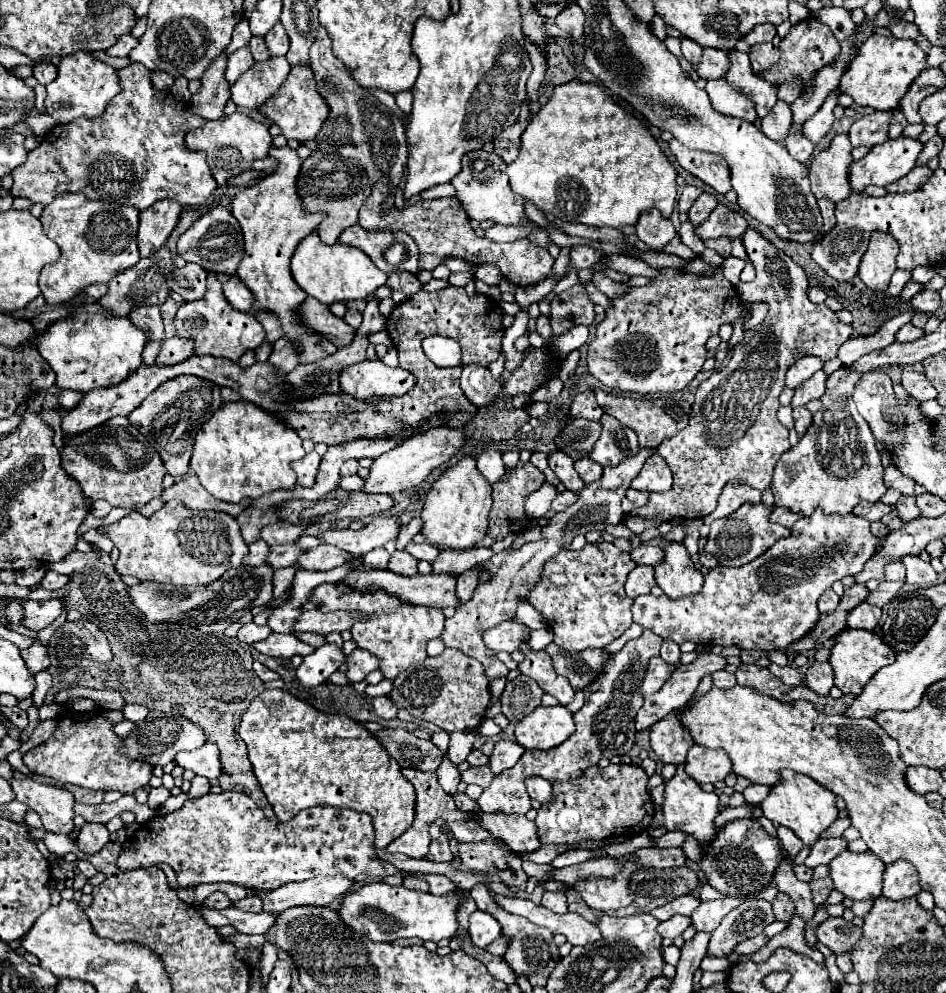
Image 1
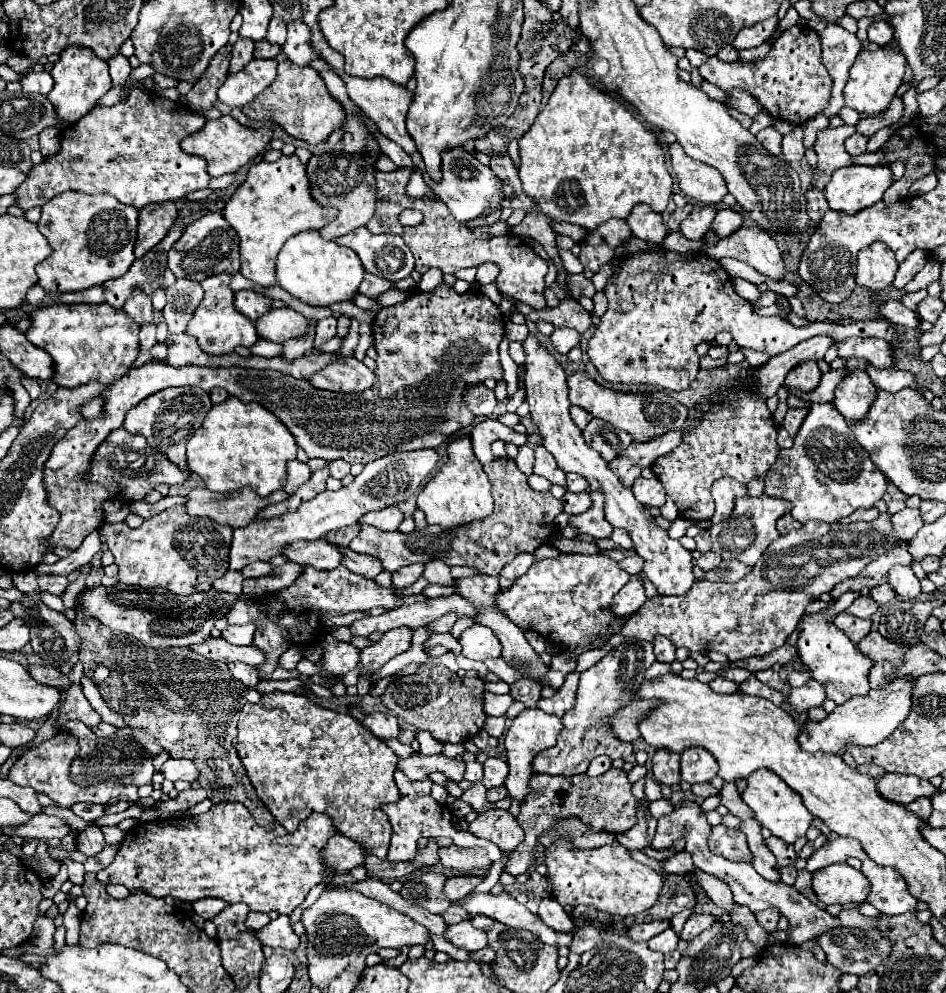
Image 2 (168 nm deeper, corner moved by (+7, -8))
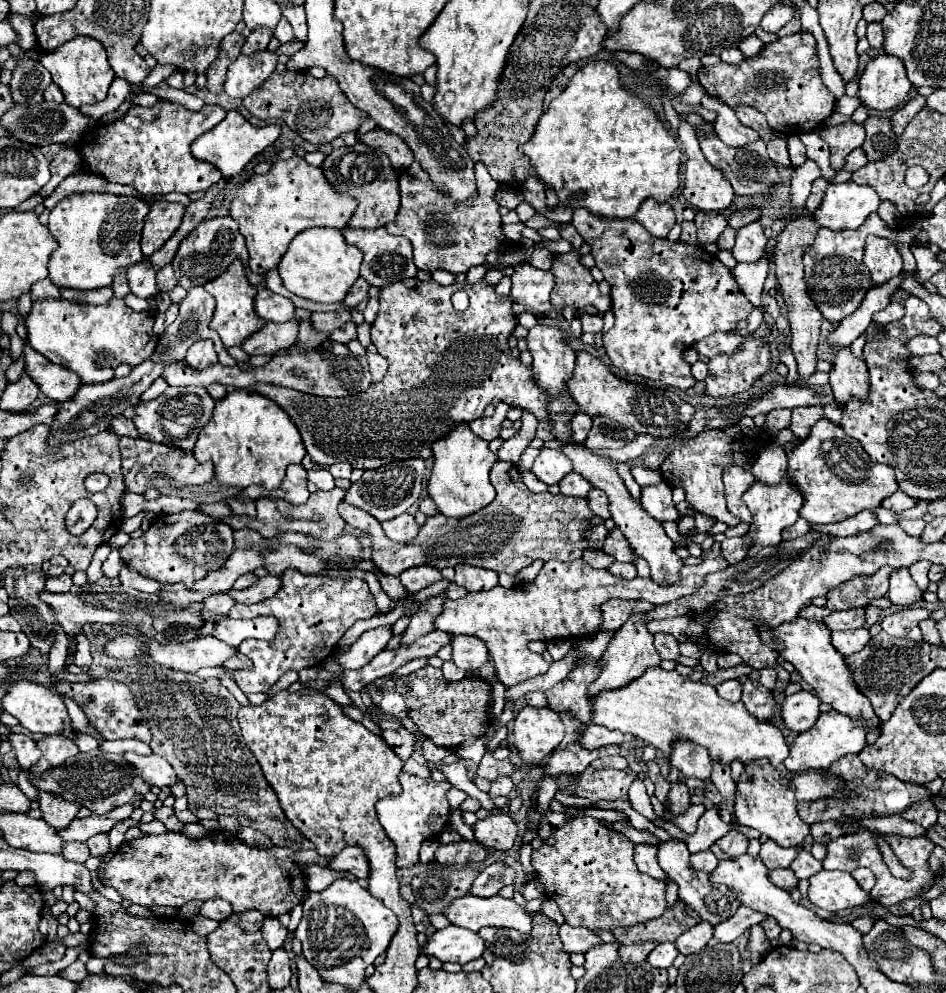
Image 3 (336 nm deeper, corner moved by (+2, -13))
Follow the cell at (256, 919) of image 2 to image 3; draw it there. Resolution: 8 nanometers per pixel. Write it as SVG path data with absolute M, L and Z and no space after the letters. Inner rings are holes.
M265 918L263 922L263 938L269 944L271 950L277 950L283 946L283 940L287 938L287 928L279 924L277 918Z

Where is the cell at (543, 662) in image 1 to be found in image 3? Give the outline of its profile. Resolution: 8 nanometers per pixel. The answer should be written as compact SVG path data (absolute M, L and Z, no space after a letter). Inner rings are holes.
M457 564L453 582L467 590L487 590L497 584L497 572L475 568L469 564Z

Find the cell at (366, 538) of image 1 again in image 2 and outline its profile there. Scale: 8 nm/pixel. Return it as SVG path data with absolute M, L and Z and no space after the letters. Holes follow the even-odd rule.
M324 539L290 543L288 547L284 547L282 553L288 557L288 561L312 565L316 569L334 569L342 565L342 559L344 559L344 553L340 551L340 547Z

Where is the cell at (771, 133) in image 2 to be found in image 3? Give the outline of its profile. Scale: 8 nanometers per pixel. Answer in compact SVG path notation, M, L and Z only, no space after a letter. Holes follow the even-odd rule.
M775 138L767 144L767 152L769 152L769 158L779 164L779 166L791 166L789 162L789 154L787 154L787 142L781 140L781 138Z

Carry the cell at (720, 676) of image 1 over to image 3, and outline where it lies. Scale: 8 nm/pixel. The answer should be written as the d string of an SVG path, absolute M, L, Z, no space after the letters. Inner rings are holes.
M727 680L727 682L717 686L717 694L721 698L731 700L731 702L739 702L741 700L741 682L739 680Z

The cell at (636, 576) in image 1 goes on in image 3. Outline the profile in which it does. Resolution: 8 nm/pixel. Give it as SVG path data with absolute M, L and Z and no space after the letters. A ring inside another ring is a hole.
M609 600L603 604L603 624L599 630L617 632L633 612L651 612L655 606L645 600Z

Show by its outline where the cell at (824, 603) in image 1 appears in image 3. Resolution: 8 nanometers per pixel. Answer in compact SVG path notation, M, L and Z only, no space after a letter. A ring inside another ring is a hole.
M807 606L799 612L799 618L805 618L805 620L815 620L815 622L821 622L825 616L829 616L831 612L827 608L819 608L819 606Z

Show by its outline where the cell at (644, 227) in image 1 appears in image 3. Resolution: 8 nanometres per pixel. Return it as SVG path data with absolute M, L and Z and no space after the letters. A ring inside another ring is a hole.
M647 198L641 204L639 212L635 214L635 220L643 224L653 236L659 236L659 238L665 238L673 228L673 224L677 222L673 208L667 202L657 202L651 198Z

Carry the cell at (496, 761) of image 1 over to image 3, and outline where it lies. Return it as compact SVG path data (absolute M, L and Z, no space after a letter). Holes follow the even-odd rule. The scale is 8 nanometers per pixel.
M501 776L495 782L491 782L489 796L493 796L493 798L497 798L497 796L509 796L511 792L513 792L513 780L511 778Z

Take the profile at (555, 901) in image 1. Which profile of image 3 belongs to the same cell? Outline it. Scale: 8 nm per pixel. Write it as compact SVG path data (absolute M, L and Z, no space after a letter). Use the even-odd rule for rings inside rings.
M563 924L559 928L559 936L567 952L579 952L579 954L585 954L589 948L595 948L603 942L595 932L587 928L573 928L569 924Z

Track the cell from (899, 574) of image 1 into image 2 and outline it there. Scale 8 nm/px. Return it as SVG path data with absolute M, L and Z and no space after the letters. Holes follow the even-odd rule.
M882 583L882 585L872 587L872 589L870 589L870 595L872 595L880 605L884 605L884 603L888 603L890 599L896 597L896 595L894 595L894 589L892 589L888 583Z

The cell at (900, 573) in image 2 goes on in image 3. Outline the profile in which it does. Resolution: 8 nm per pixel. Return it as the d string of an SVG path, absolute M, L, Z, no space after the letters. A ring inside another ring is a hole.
M897 568L889 576L889 600L897 606L911 606L921 600L921 590L915 586L907 568Z

